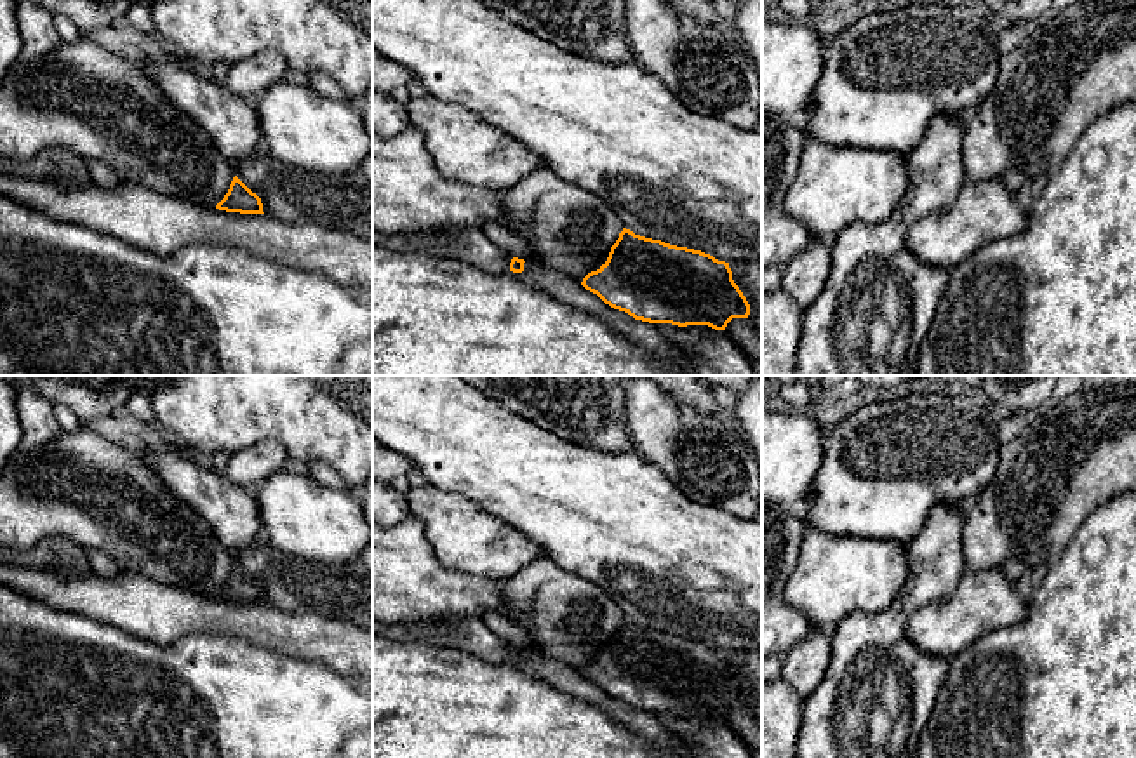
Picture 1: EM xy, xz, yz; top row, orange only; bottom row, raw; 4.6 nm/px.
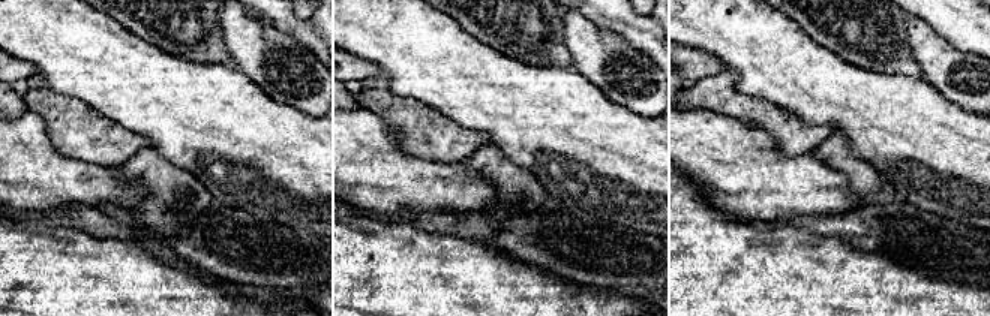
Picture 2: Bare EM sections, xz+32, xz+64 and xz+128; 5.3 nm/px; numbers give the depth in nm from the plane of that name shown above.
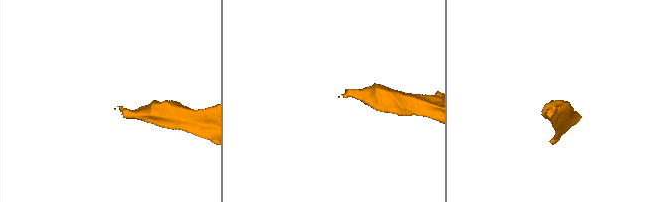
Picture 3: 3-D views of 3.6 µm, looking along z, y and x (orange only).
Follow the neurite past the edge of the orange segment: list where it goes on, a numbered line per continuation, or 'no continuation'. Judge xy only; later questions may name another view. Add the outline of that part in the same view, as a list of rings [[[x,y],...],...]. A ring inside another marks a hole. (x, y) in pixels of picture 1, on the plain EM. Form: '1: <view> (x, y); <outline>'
no continuation

